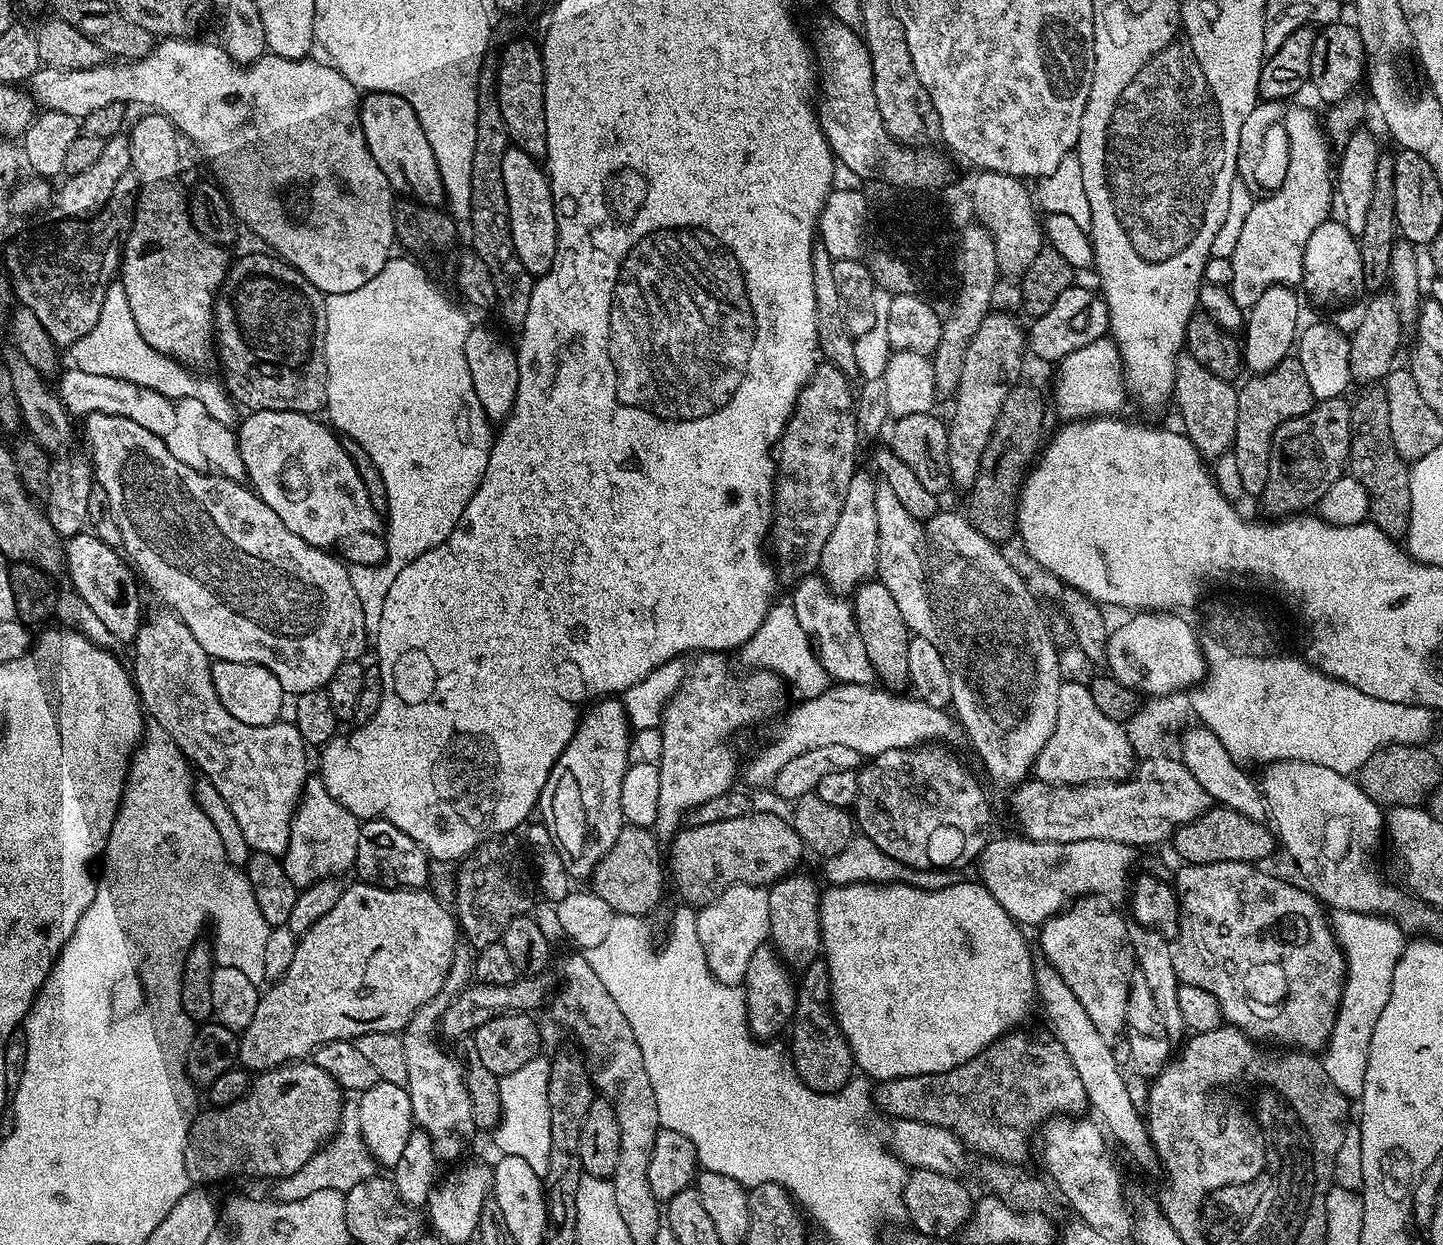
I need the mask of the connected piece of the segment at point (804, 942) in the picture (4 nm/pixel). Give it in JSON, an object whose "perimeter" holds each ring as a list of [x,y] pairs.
{"perimeter":[[[797,870],[768,888],[768,901],[770,902],[770,930],[768,931],[770,943],[775,948],[780,959],[792,970],[803,970],[811,966],[822,952],[820,943],[820,898],[821,889],[816,889],[816,884],[804,873]]]}

